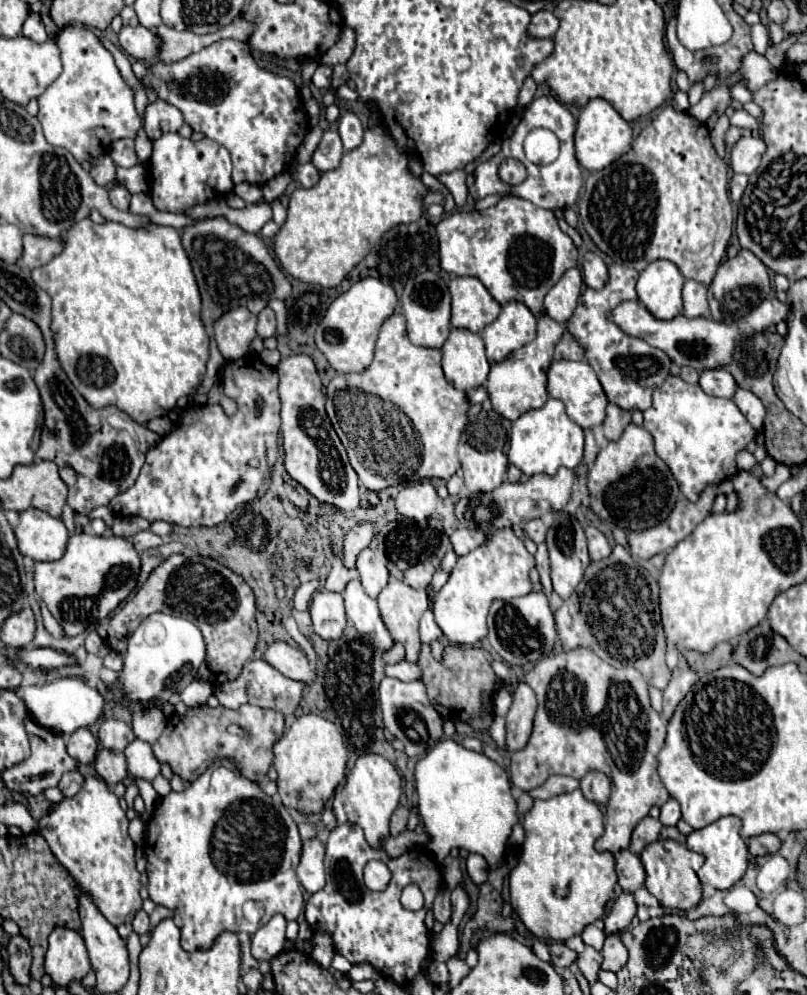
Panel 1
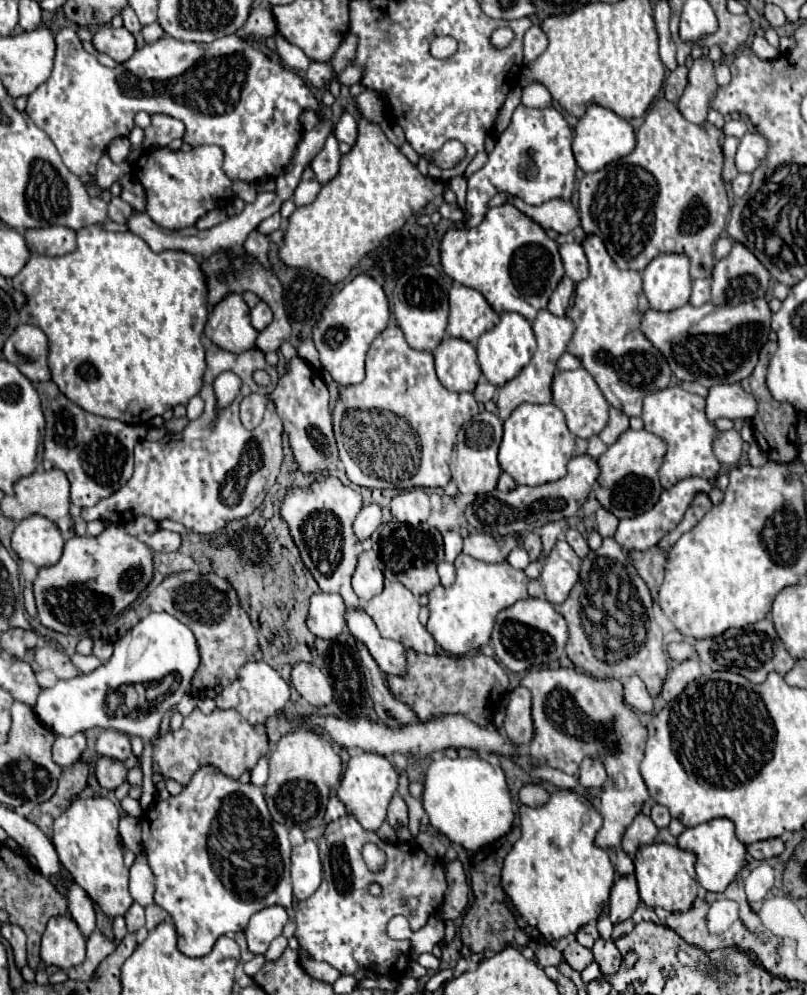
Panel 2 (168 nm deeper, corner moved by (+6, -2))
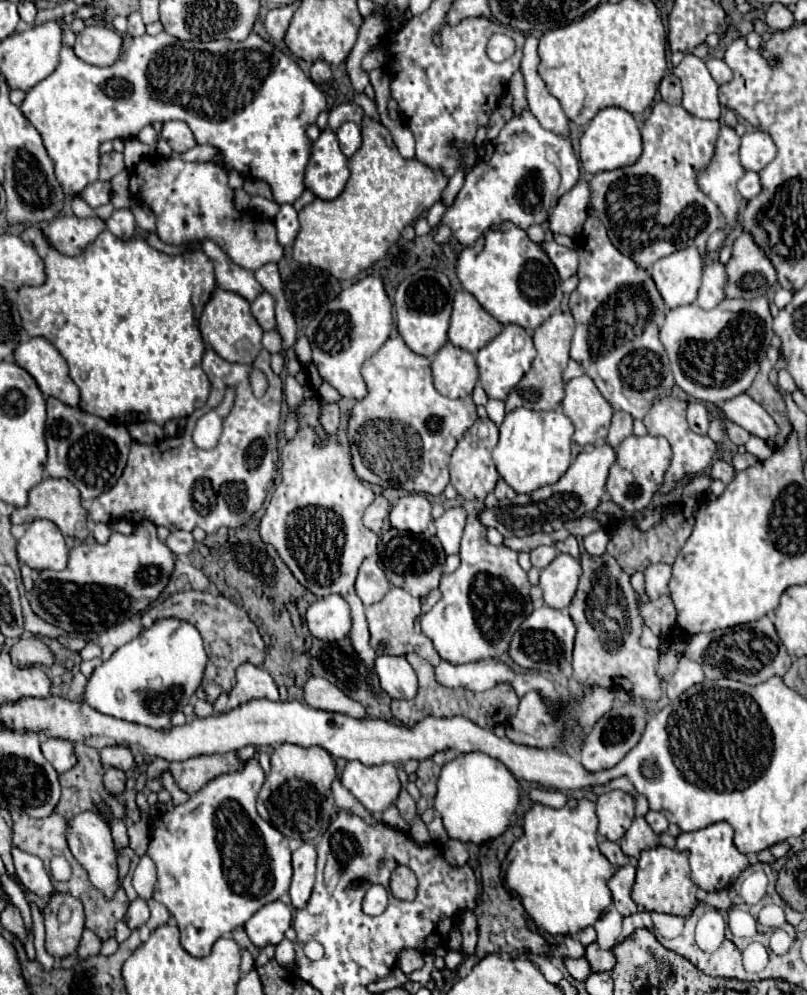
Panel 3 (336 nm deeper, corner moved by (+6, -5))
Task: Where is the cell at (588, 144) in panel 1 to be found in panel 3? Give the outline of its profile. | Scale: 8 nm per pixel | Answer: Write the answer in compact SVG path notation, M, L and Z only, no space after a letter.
M603 108L587 126L579 142L579 156L583 170L589 174L599 174L605 170L615 170L633 164L641 156L641 134L635 118L621 108Z

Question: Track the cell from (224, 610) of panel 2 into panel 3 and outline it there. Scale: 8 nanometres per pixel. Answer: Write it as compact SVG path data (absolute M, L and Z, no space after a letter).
M199 590L175 592L167 600L163 600L161 604L155 604L149 610L143 610L141 626L149 628L161 616L185 620L199 630L199 634L205 642L207 656L209 656L199 694L205 694L205 700L209 704L213 704L223 692L229 692L235 686L235 682L237 682L235 670L239 668L239 664L245 664L245 662L251 662L255 666L263 664L267 648L265 648L261 634L257 632L257 626L251 622L251 618L247 616L247 612L243 608L235 606L229 598L225 598L221 594L213 596L211 592L199 592Z

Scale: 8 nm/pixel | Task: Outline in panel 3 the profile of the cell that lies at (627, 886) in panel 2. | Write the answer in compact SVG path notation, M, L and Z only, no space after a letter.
M627 864L615 872L615 876L607 882L613 904L621 916L633 916L637 912L637 904L631 898L631 888L635 884L635 866Z

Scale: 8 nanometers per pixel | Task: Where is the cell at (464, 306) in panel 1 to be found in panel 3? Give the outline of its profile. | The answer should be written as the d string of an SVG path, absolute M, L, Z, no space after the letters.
M461 290L453 300L453 314L449 324L451 344L475 354L493 336L501 332L501 324L475 300L473 294Z

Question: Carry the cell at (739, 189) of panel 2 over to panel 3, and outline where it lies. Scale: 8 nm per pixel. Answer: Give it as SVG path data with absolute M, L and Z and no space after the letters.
M745 172L745 176L737 182L737 190L745 200L751 200L753 196L757 196L757 192L761 190L759 174L757 172Z

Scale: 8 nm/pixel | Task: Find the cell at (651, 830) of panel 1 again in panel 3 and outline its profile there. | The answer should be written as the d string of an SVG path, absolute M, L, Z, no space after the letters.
M637 816L631 824L631 828L627 830L627 834L621 838L621 850L629 856L629 858L639 858L641 850L647 848L655 848L659 846L659 836L651 830L651 826L647 824L647 820L643 816Z

